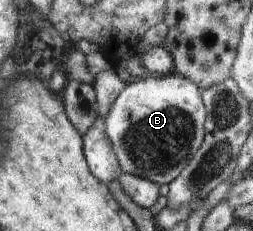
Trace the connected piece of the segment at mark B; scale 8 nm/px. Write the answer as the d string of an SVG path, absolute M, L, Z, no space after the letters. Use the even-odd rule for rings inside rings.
M176 72L159 75L157 78L143 78L125 85L115 101L110 104L107 118L104 119L108 138L115 148L122 172L144 177L155 184L169 184L183 172L204 139L207 112L200 92L194 81Z

